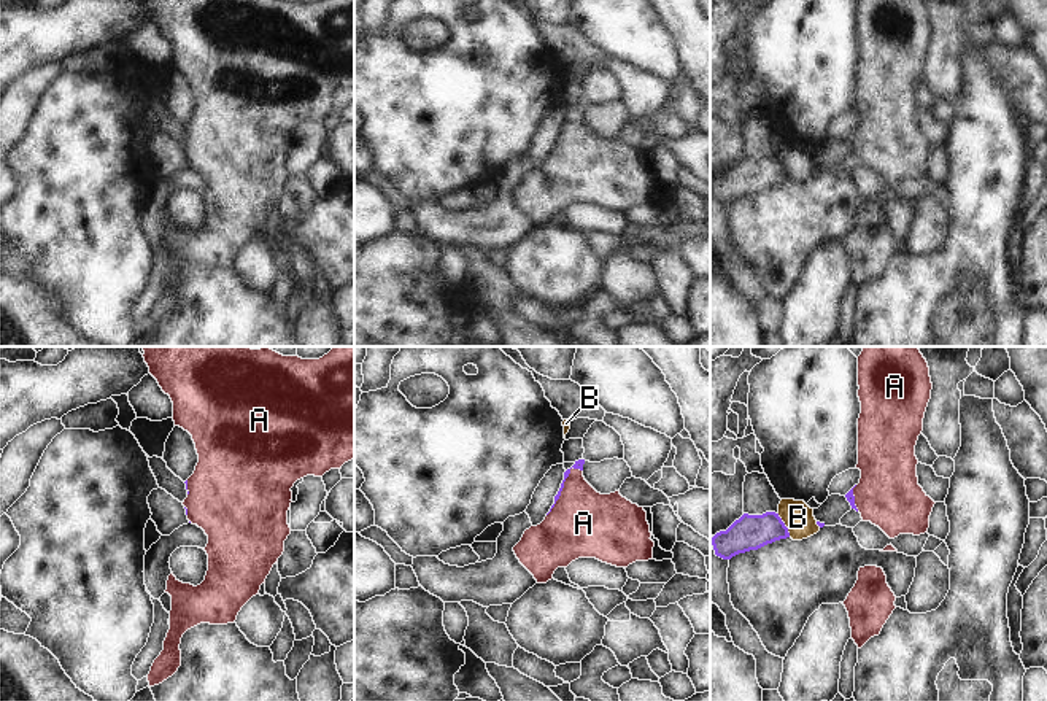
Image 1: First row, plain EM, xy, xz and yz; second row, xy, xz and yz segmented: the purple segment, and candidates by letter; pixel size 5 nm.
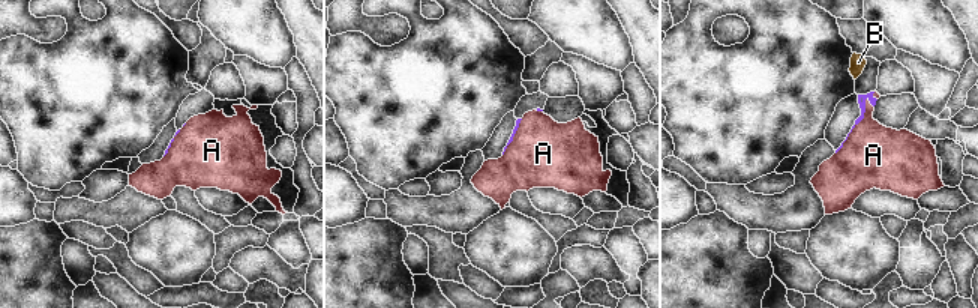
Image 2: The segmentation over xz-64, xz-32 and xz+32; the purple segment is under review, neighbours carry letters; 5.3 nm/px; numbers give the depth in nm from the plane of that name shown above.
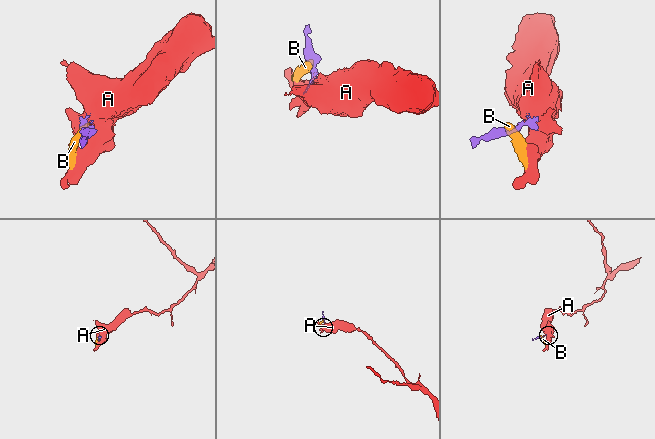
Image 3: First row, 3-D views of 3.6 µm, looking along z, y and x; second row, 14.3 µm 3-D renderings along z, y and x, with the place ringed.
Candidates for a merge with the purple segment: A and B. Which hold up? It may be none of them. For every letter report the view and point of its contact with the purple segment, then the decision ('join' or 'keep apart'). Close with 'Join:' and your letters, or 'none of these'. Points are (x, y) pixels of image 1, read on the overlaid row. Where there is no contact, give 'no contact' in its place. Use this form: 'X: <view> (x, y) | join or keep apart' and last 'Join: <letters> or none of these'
A: xz (563, 487) | join
B: yz (784, 525) | keep apart
Join: A

